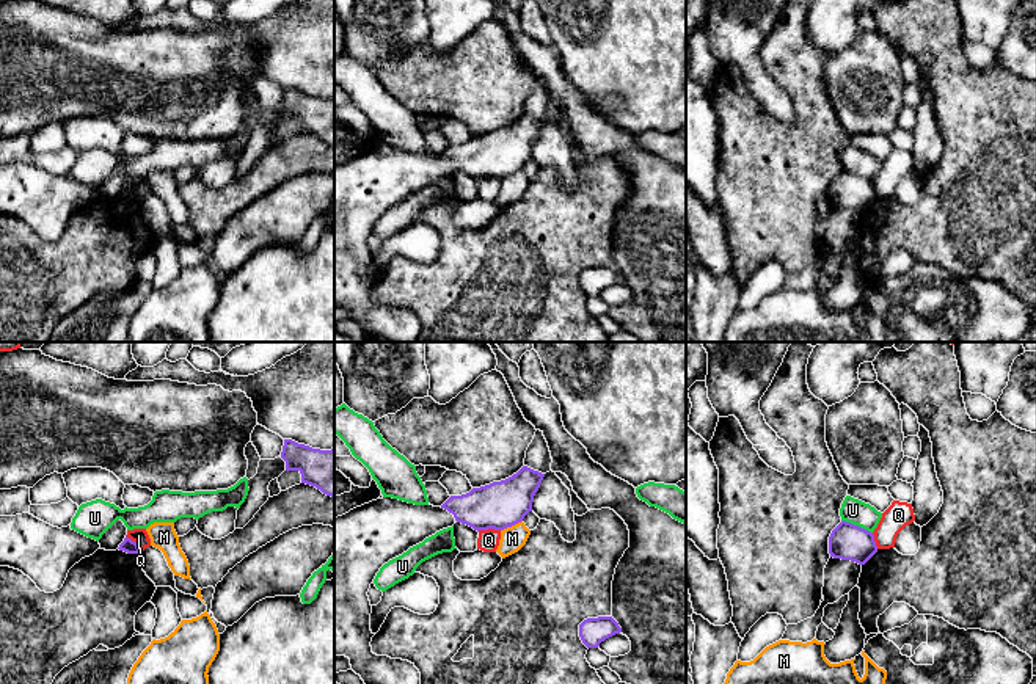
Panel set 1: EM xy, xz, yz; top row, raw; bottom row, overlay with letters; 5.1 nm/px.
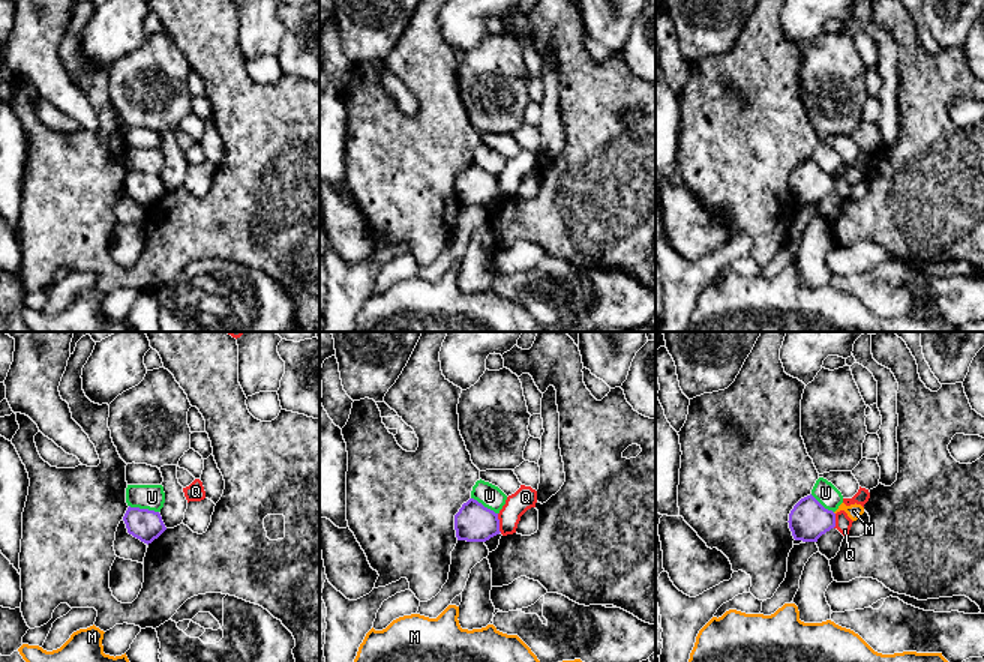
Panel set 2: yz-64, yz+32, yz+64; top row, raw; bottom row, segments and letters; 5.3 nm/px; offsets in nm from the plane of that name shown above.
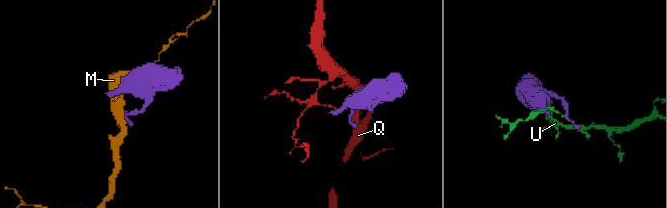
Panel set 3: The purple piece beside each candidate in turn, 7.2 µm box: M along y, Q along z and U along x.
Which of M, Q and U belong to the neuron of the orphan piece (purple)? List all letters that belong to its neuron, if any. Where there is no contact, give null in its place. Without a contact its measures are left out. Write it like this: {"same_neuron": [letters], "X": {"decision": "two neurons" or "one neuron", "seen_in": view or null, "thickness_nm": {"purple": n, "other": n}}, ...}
{"same_neuron": [], "M": {"decision": "two neurons", "seen_in": "xz", "thickness_nm": {"purple": 240, "other": 130}}, "Q": {"decision": "two neurons", "seen_in": "xz", "thickness_nm": {"purple": 240, "other": 110}}, "U": {"decision": "two neurons", "seen_in": "yz", "thickness_nm": {"purple": 190, "other": 130}}}

